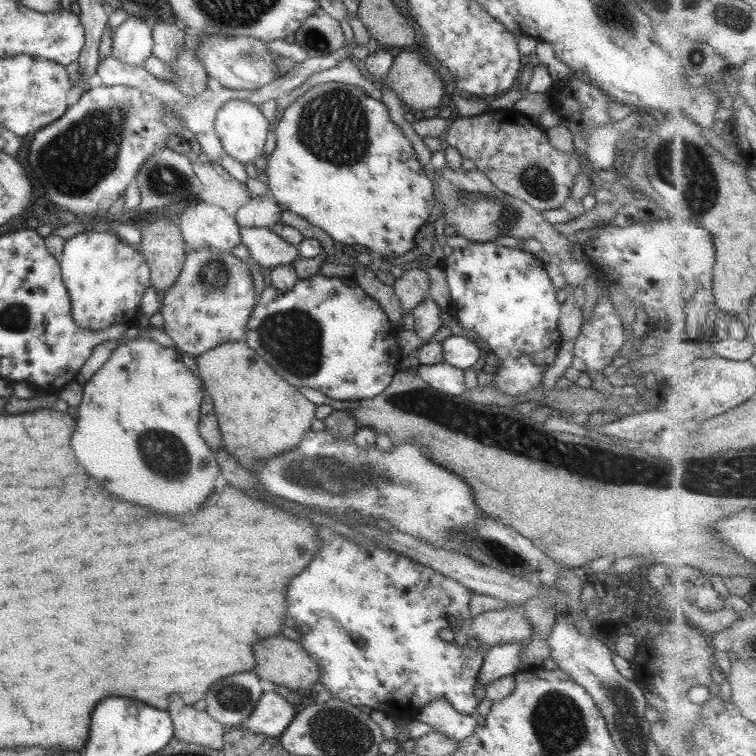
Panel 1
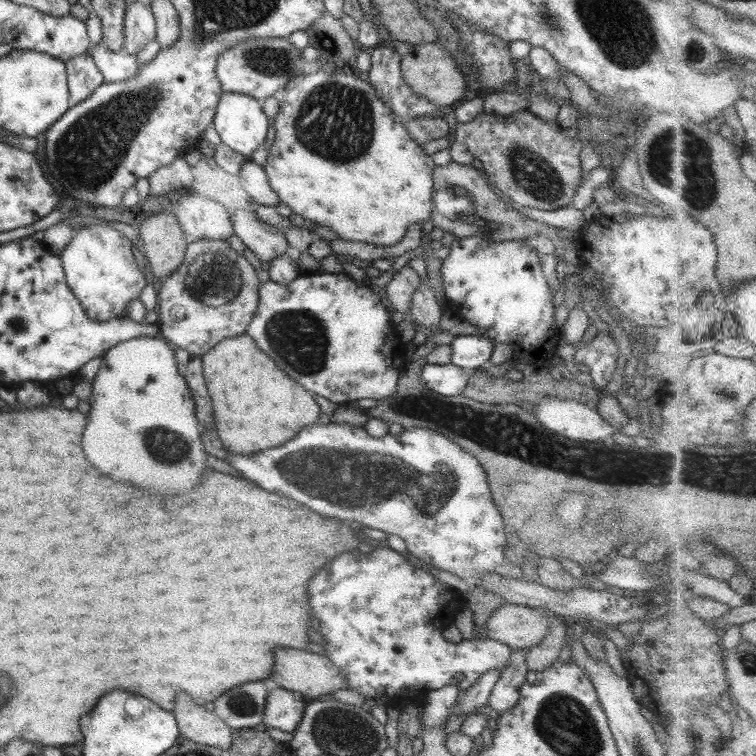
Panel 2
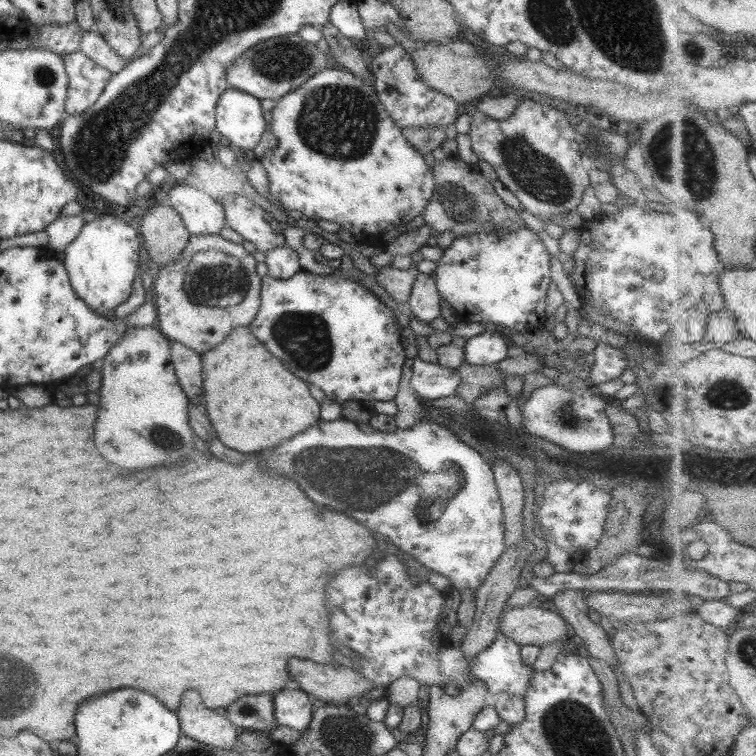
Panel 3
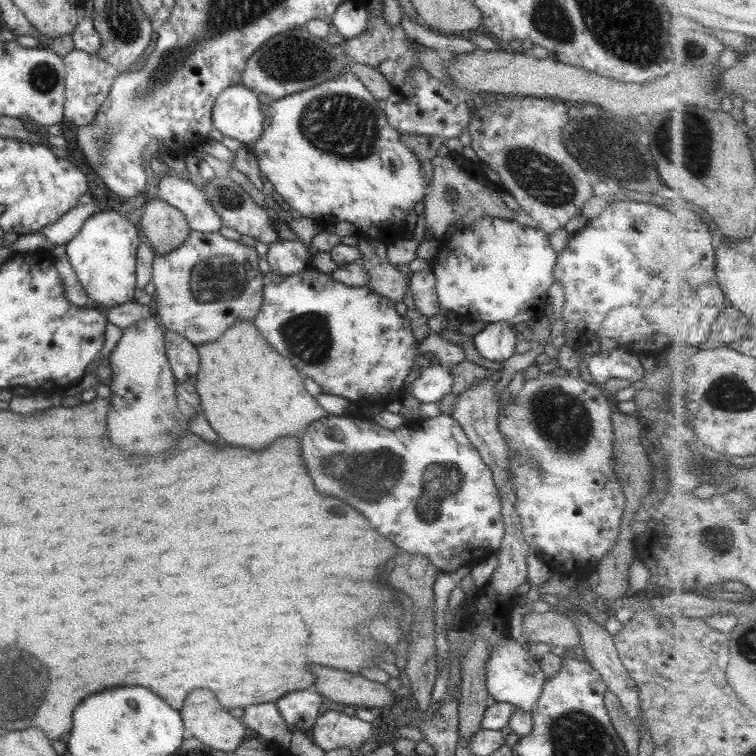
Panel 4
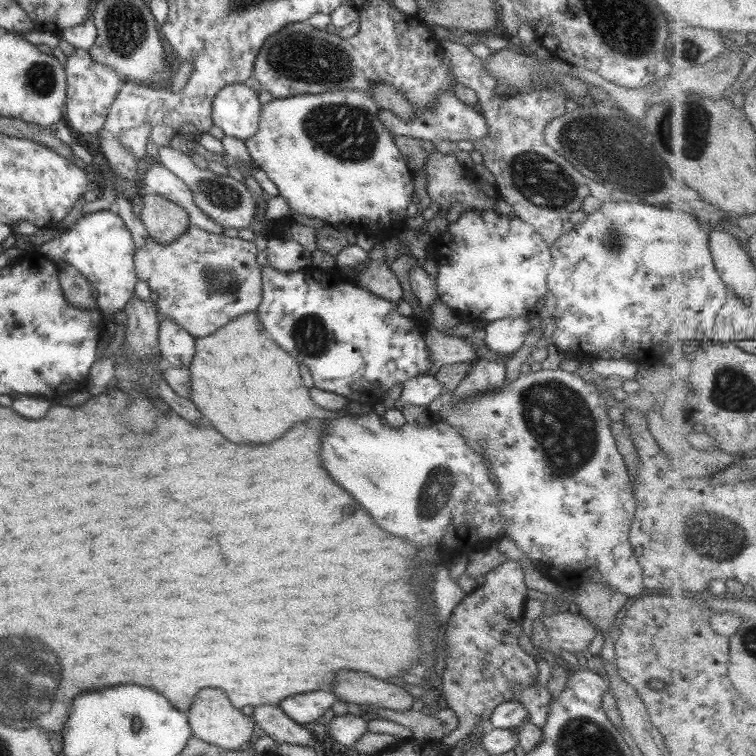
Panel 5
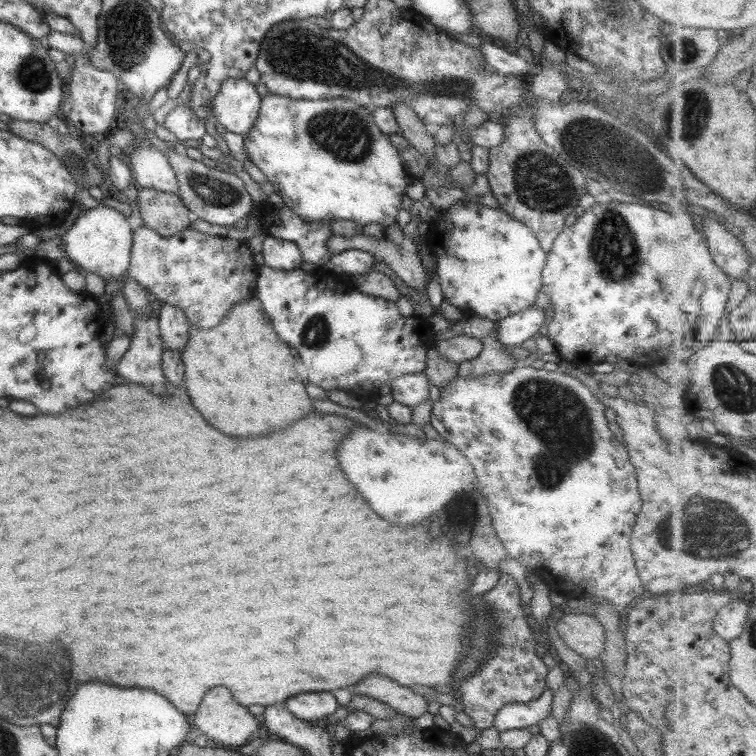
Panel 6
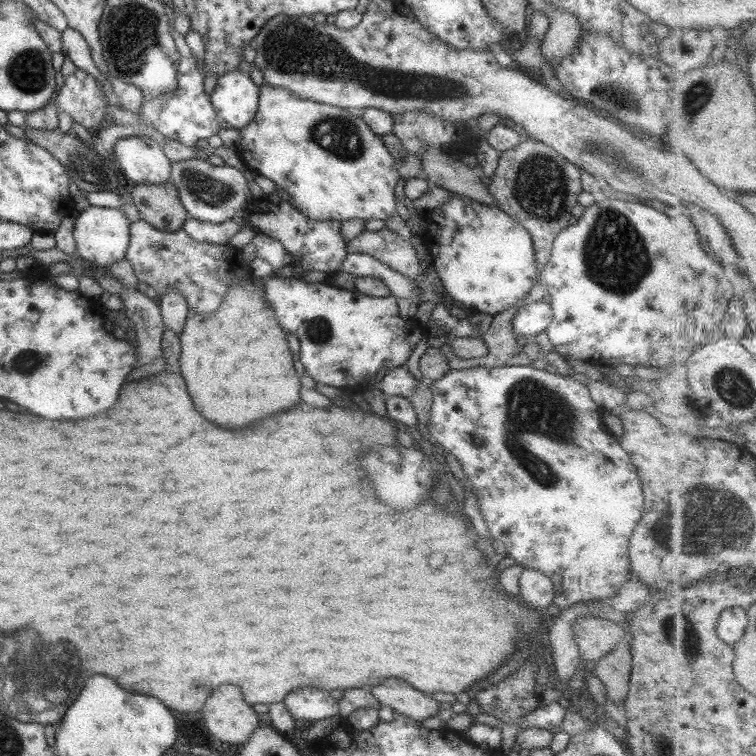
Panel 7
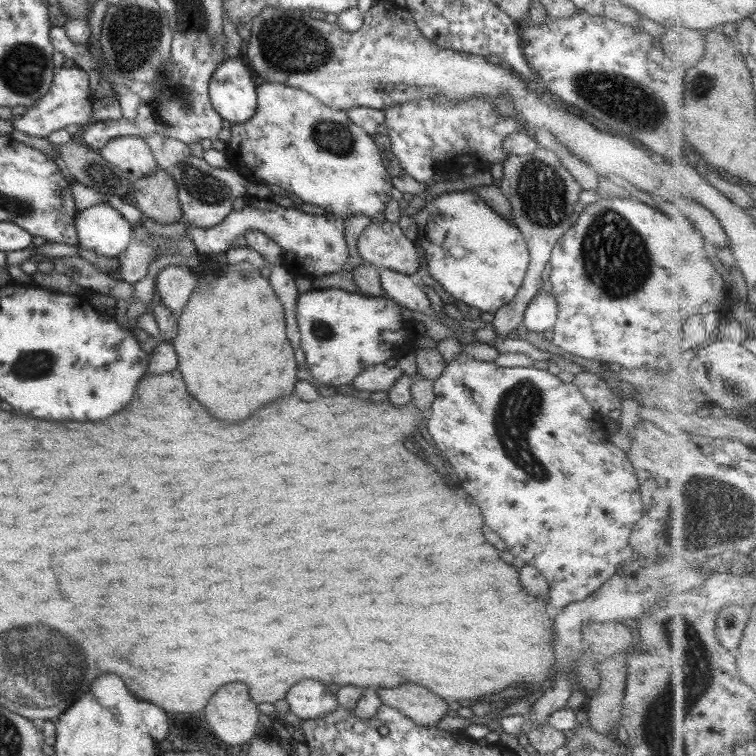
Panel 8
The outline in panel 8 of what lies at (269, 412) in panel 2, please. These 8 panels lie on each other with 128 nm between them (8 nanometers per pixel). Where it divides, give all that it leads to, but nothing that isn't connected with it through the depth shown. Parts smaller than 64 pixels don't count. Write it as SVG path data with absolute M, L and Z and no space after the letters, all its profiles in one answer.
M240 261L233 265L227 264L227 266L221 269L219 274L210 276L207 283L205 283L205 280L202 280L202 284L197 285L189 295L182 313L177 316L177 326L178 330L176 331L175 338L172 340L172 348L175 351L175 356L177 356L176 369L180 374L183 374L187 392L189 392L211 416L221 418L221 420L229 420L229 422L237 422L237 420L241 420L241 418L247 418L247 416L249 416L253 410L257 410L259 406L263 406L263 404L267 404L267 402L273 402L273 400L279 398L279 396L291 394L293 384L295 384L295 380L297 380L297 378L295 378L295 372L297 372L295 366L297 366L297 364L295 360L293 360L293 350L285 334L284 312L267 277L261 276L259 269L253 267L250 263Z

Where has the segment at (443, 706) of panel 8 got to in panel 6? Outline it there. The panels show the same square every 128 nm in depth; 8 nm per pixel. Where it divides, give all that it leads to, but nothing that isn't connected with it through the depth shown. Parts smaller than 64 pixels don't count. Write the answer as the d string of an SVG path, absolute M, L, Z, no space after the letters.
M369 674L369 676L361 678L349 689L351 693L374 698L390 706L395 713L413 719L425 714L428 704L421 695L413 693L411 689L399 686L385 676L375 676L375 674Z

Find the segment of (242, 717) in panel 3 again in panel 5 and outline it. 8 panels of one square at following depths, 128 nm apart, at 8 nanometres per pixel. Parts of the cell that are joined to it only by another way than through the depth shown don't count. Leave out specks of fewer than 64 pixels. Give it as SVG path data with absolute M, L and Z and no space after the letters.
M254 706L250 717L252 722L263 730L264 736L269 736L276 745L315 746L314 734L308 732L301 724L293 722L293 719L289 718L279 706Z

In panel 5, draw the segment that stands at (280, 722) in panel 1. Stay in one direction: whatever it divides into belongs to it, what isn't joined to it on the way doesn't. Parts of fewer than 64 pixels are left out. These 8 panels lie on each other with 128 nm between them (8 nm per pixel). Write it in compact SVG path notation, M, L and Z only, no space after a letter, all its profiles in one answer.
M316 690L288 696L280 700L277 706L297 724L320 721L320 717L335 701L331 690Z

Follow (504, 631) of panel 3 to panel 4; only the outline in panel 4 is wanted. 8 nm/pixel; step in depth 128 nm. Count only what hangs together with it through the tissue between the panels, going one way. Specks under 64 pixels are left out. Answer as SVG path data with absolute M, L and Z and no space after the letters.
M555 610L525 613L521 621L521 635L529 642L541 642L554 646L563 646L569 651L579 643L579 633L574 621L567 619Z

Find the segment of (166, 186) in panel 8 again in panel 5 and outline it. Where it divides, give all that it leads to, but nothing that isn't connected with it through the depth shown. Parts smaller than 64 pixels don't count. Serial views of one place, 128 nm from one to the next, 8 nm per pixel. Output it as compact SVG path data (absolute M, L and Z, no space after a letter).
M158 194L143 196L140 221L155 242L165 246L187 230L190 222L183 208Z

